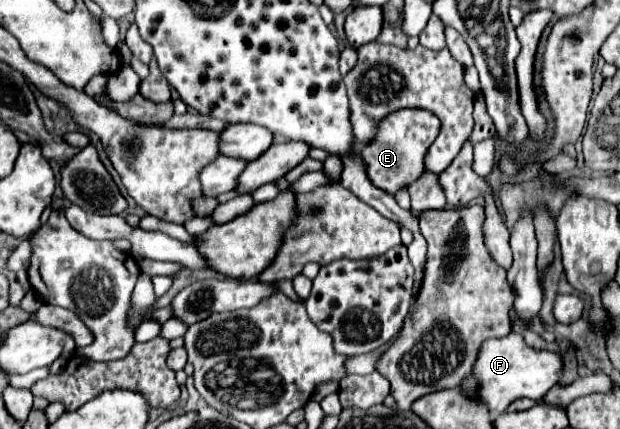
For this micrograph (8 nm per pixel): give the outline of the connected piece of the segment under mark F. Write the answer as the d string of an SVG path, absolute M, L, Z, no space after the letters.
M511 332L505 338L487 340L473 368L473 376L477 376L477 380L481 382L477 396L479 400L483 400L483 404L487 404L489 410L495 412L505 412L507 406L517 398L539 400L553 386L561 382L561 372L563 372L563 358L559 352L531 348L525 344L523 336L515 332Z

